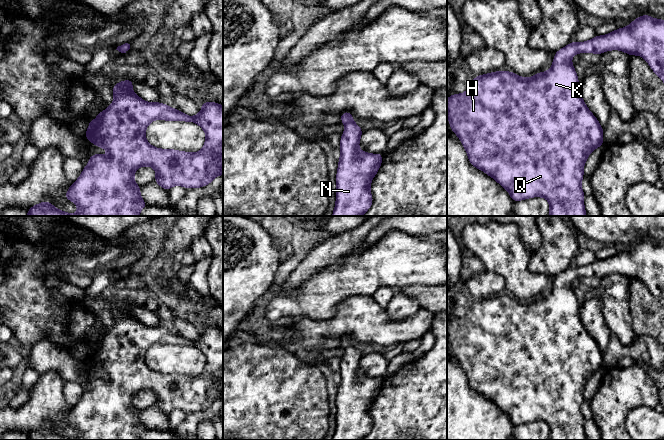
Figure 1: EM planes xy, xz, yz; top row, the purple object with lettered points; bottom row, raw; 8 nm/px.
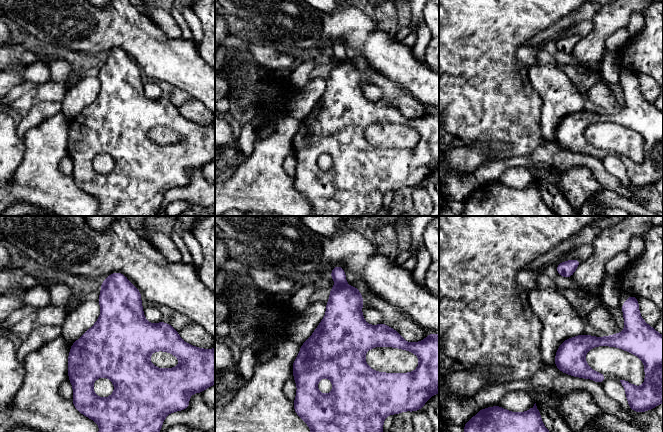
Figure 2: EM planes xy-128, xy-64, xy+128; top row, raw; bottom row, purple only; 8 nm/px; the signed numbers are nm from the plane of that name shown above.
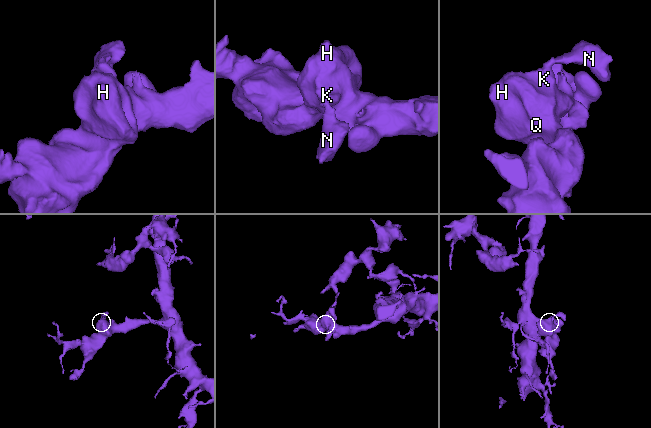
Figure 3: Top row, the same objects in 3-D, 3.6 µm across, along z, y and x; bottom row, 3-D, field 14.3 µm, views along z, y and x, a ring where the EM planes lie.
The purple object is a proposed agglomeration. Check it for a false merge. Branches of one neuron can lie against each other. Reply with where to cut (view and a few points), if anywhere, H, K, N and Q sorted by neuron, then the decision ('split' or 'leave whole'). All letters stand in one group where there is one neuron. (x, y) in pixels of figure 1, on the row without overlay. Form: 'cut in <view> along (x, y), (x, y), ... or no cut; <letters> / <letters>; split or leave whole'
no cut; H K N Q; leave whole

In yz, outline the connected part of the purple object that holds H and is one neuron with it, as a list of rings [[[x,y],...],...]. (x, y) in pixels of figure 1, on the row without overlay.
[[[650,239],[638,240],[632,245],[629,250],[616,253],[615,255],[603,259],[596,259],[593,263],[586,266],[576,267],[574,264],[567,270],[558,274],[554,278],[552,291],[547,296],[539,296],[529,302],[522,302],[514,296],[496,295],[488,298],[476,300],[470,307],[469,312],[465,317],[453,317],[447,323],[447,340],[450,347],[450,353],[459,361],[468,379],[470,388],[479,394],[484,395],[487,399],[497,405],[503,412],[505,412],[514,426],[521,425],[532,421],[544,421],[550,428],[549,440],[587,440],[584,432],[584,416],[581,412],[581,405],[584,401],[583,393],[586,383],[590,377],[597,371],[604,370],[603,353],[597,342],[587,332],[585,326],[580,318],[580,309],[577,297],[571,286],[571,282],[576,277],[595,277],[602,278],[609,274],[621,274],[626,276],[629,280],[639,279],[643,281],[654,297],[664,306],[664,244],[654,243]]]

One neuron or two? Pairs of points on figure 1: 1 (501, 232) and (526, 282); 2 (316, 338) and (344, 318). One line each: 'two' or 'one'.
1: one
2: one

